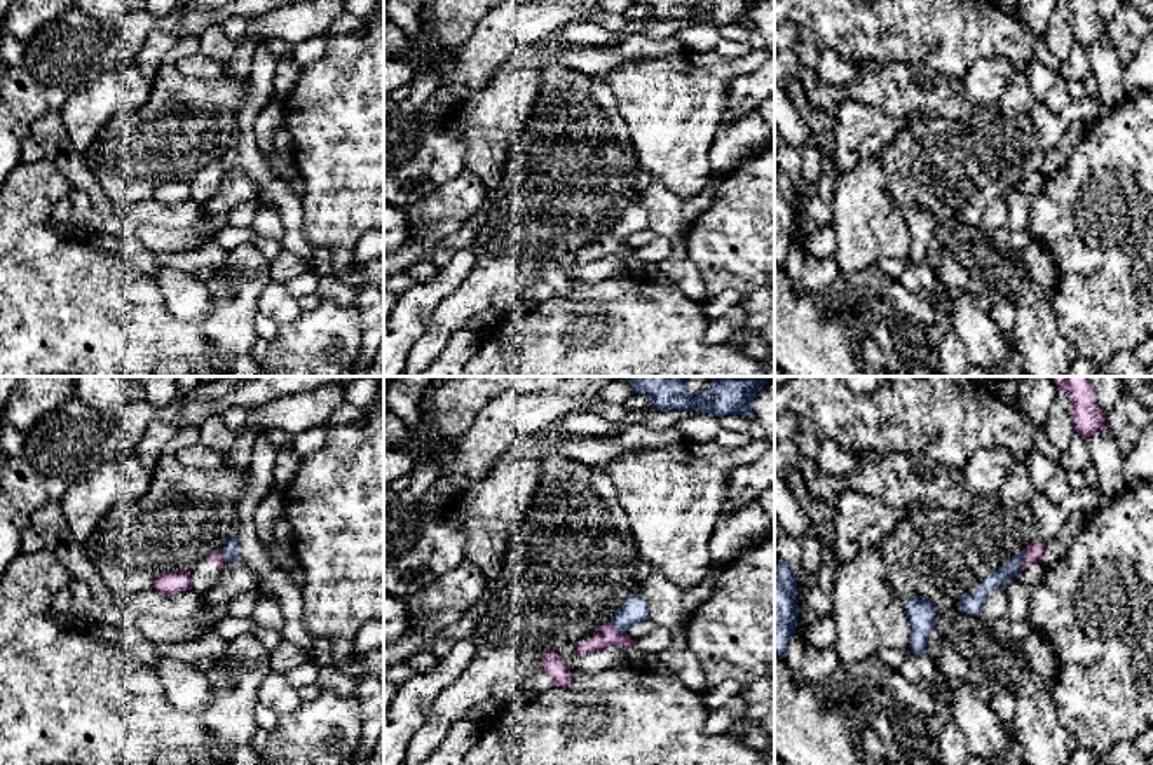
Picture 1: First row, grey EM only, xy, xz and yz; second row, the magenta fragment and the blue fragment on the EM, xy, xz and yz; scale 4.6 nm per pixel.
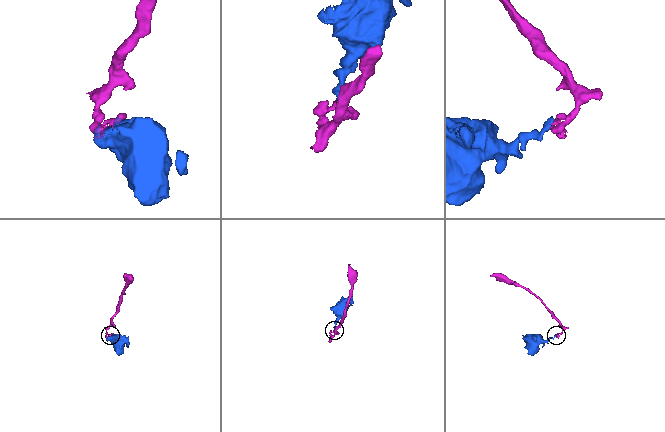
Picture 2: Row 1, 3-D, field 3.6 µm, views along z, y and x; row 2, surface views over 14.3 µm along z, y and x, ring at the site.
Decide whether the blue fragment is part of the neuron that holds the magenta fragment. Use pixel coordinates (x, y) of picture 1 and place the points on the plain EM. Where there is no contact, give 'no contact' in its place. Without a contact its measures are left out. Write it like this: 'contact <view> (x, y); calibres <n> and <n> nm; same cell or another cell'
contact yz (1023, 171); calibres 90 and 80 nm; another cell

